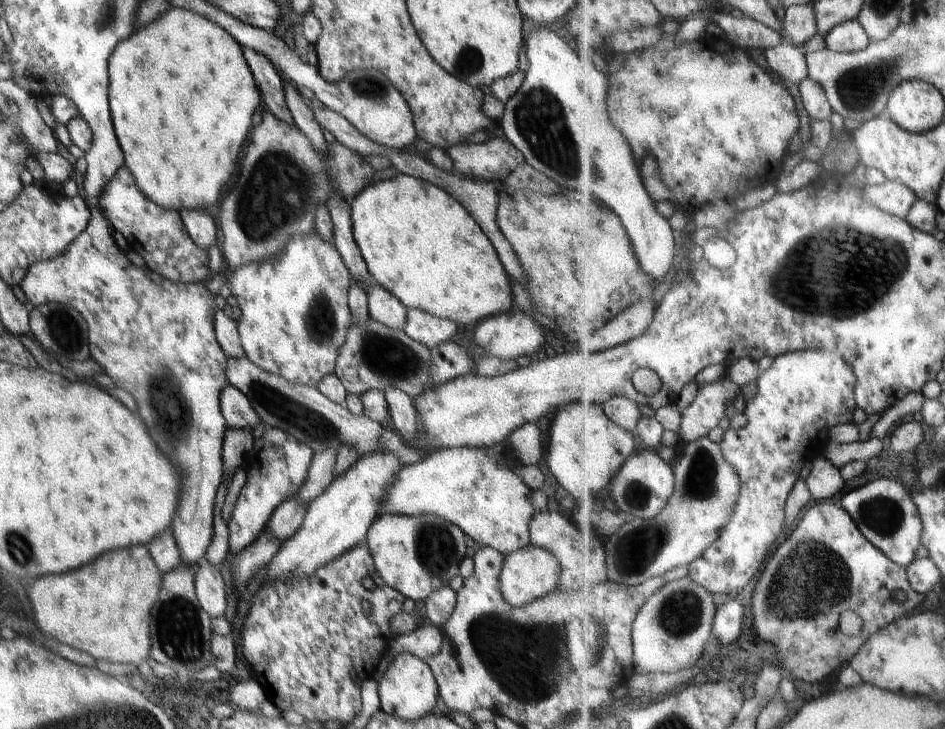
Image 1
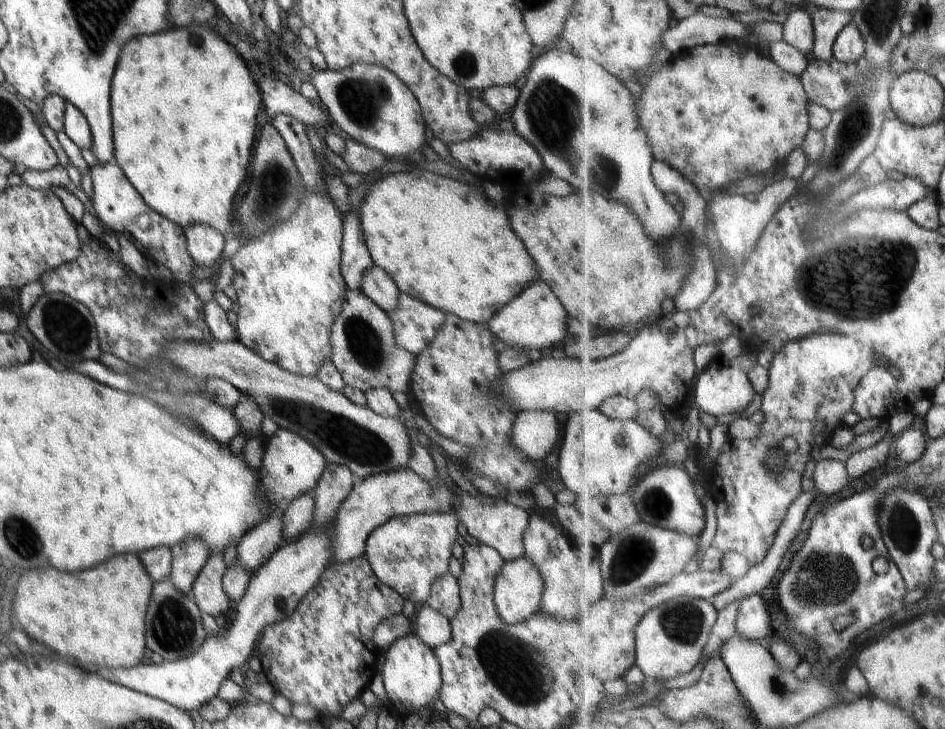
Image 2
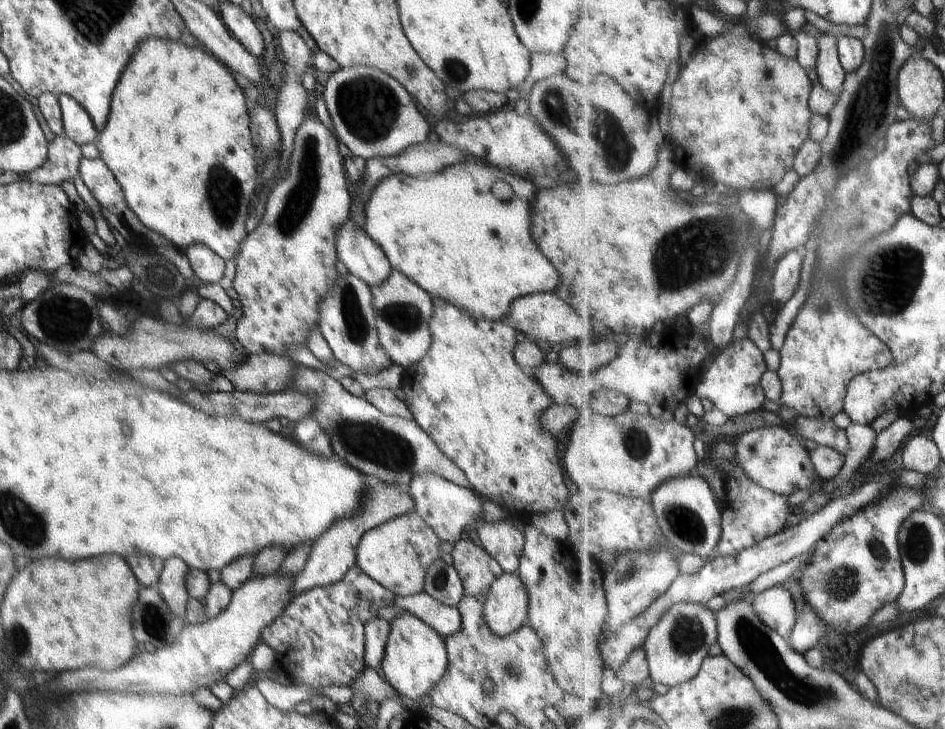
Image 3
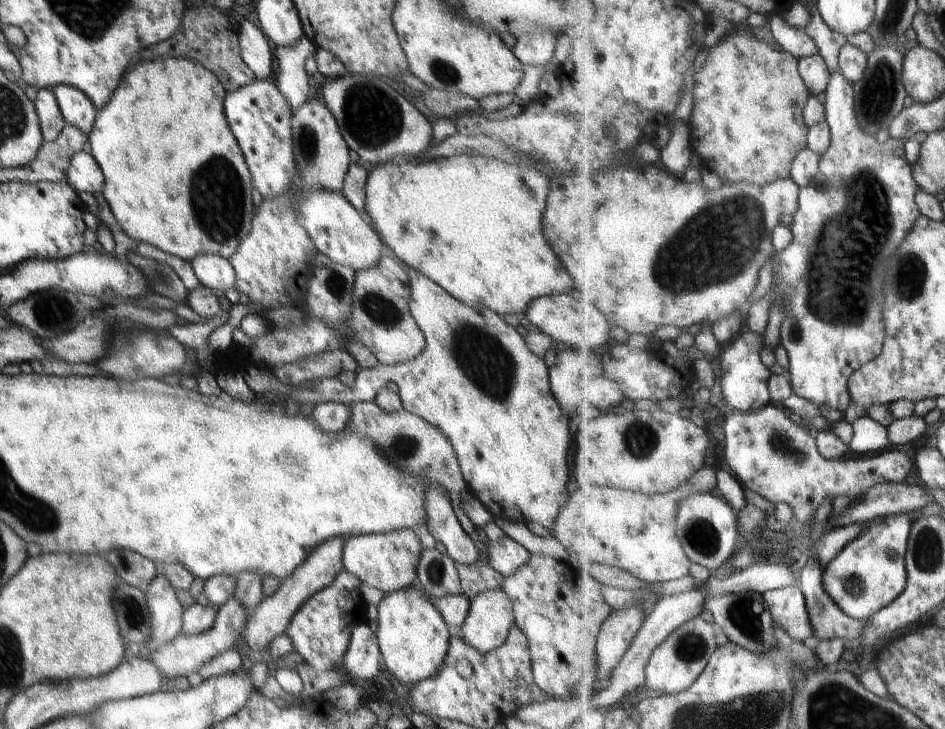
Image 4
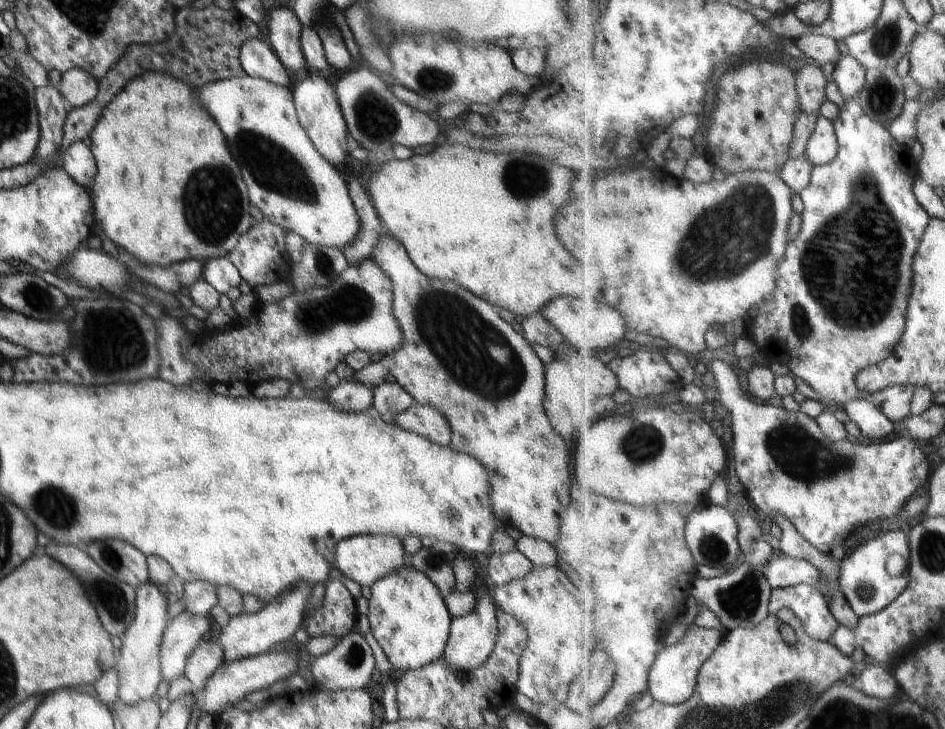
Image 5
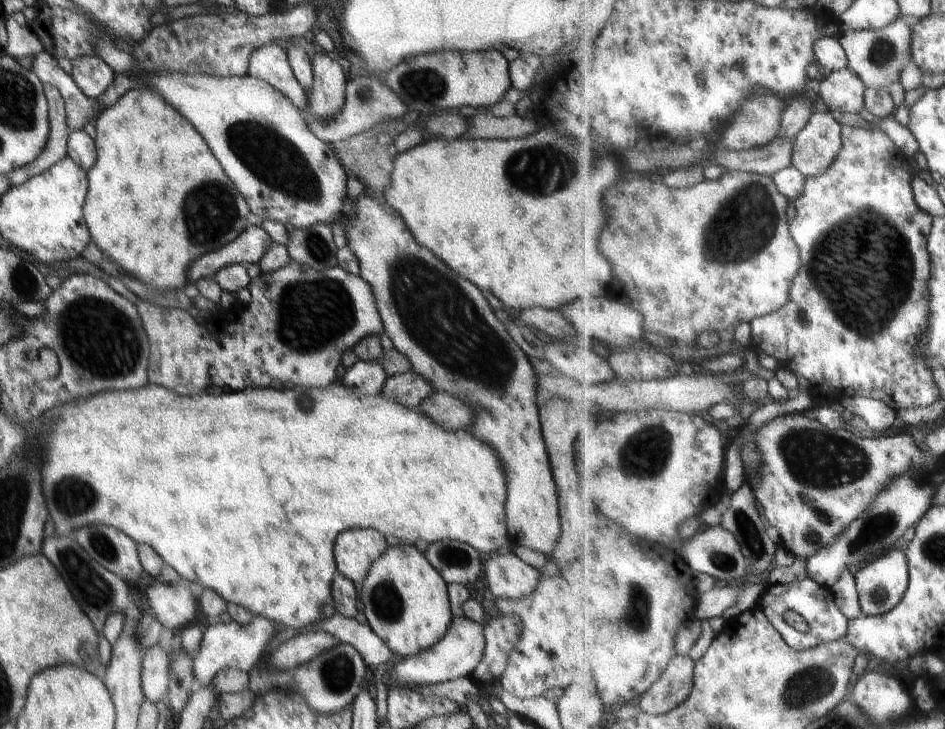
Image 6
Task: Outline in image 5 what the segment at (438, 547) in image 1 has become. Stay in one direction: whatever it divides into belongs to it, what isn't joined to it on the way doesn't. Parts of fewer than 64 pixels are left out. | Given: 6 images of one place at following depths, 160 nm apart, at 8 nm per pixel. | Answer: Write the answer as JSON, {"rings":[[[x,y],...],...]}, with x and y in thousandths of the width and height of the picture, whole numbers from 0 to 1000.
{"rings":[[[375,734],[354,749],[353,776],[365,790],[378,798],[386,811],[400,794],[432,776],[425,741],[417,734]]]}

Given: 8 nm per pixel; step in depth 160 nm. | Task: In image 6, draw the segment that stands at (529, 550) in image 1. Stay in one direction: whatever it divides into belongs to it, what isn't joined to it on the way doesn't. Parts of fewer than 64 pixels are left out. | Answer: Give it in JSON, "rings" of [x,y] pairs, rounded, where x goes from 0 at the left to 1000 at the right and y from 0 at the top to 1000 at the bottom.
{"rings":[[[480,845],[474,860],[473,868],[454,892],[425,904],[417,914],[413,925],[413,934],[421,933],[429,940],[436,938],[443,944],[449,944],[454,938],[463,938],[473,933],[496,929],[501,919],[505,916],[513,896],[513,872],[510,855],[493,846]]]}

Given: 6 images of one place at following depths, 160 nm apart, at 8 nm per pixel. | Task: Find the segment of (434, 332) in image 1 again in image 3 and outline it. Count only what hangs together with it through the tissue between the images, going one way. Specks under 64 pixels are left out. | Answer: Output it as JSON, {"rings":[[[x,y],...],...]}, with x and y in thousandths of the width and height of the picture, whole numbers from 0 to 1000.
{"rings":[[[417,372],[402,394],[392,394],[396,407],[399,454],[404,477],[413,487],[417,498],[435,506],[447,494],[457,469],[454,442],[458,429],[458,412],[448,395]]]}

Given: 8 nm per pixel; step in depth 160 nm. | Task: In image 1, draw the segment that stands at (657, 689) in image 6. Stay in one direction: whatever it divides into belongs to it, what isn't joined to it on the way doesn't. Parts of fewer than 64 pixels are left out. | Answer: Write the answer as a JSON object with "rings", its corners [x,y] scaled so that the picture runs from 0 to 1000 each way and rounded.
{"rings":[[[730,787],[722,796],[709,797],[705,805],[694,812],[674,845],[670,860],[672,879],[672,919],[675,925],[715,923],[740,911],[741,903],[748,894],[749,881],[756,872],[756,853],[762,835],[758,818]]]}

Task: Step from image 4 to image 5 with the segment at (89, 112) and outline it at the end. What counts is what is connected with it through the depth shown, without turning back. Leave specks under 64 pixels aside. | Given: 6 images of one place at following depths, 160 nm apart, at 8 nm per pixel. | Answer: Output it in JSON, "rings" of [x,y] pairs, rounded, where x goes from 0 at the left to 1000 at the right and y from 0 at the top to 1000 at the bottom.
{"rings":[[[79,93],[65,102],[60,125],[78,150],[94,144],[104,129],[105,112],[87,95]]]}

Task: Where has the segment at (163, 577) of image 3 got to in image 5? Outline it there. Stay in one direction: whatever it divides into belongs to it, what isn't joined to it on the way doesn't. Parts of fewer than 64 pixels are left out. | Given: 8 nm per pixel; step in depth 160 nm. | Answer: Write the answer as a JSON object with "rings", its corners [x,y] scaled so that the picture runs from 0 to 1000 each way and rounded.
{"rings":[[[153,798],[143,808],[142,850],[128,875],[127,905],[122,909],[126,925],[125,960],[143,967],[154,959],[165,957],[165,945],[172,933],[169,908],[171,877],[179,855],[179,826],[167,801]]]}

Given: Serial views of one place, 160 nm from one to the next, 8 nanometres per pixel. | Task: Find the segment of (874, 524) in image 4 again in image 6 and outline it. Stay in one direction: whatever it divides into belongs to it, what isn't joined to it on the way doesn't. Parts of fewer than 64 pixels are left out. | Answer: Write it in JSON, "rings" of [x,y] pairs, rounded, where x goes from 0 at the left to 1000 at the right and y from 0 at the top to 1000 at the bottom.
{"rings":[[[952,746],[935,757],[931,764],[907,787],[907,802],[911,818],[911,830],[916,844],[933,845],[949,834],[958,823],[964,800],[964,779],[960,756]]]}

